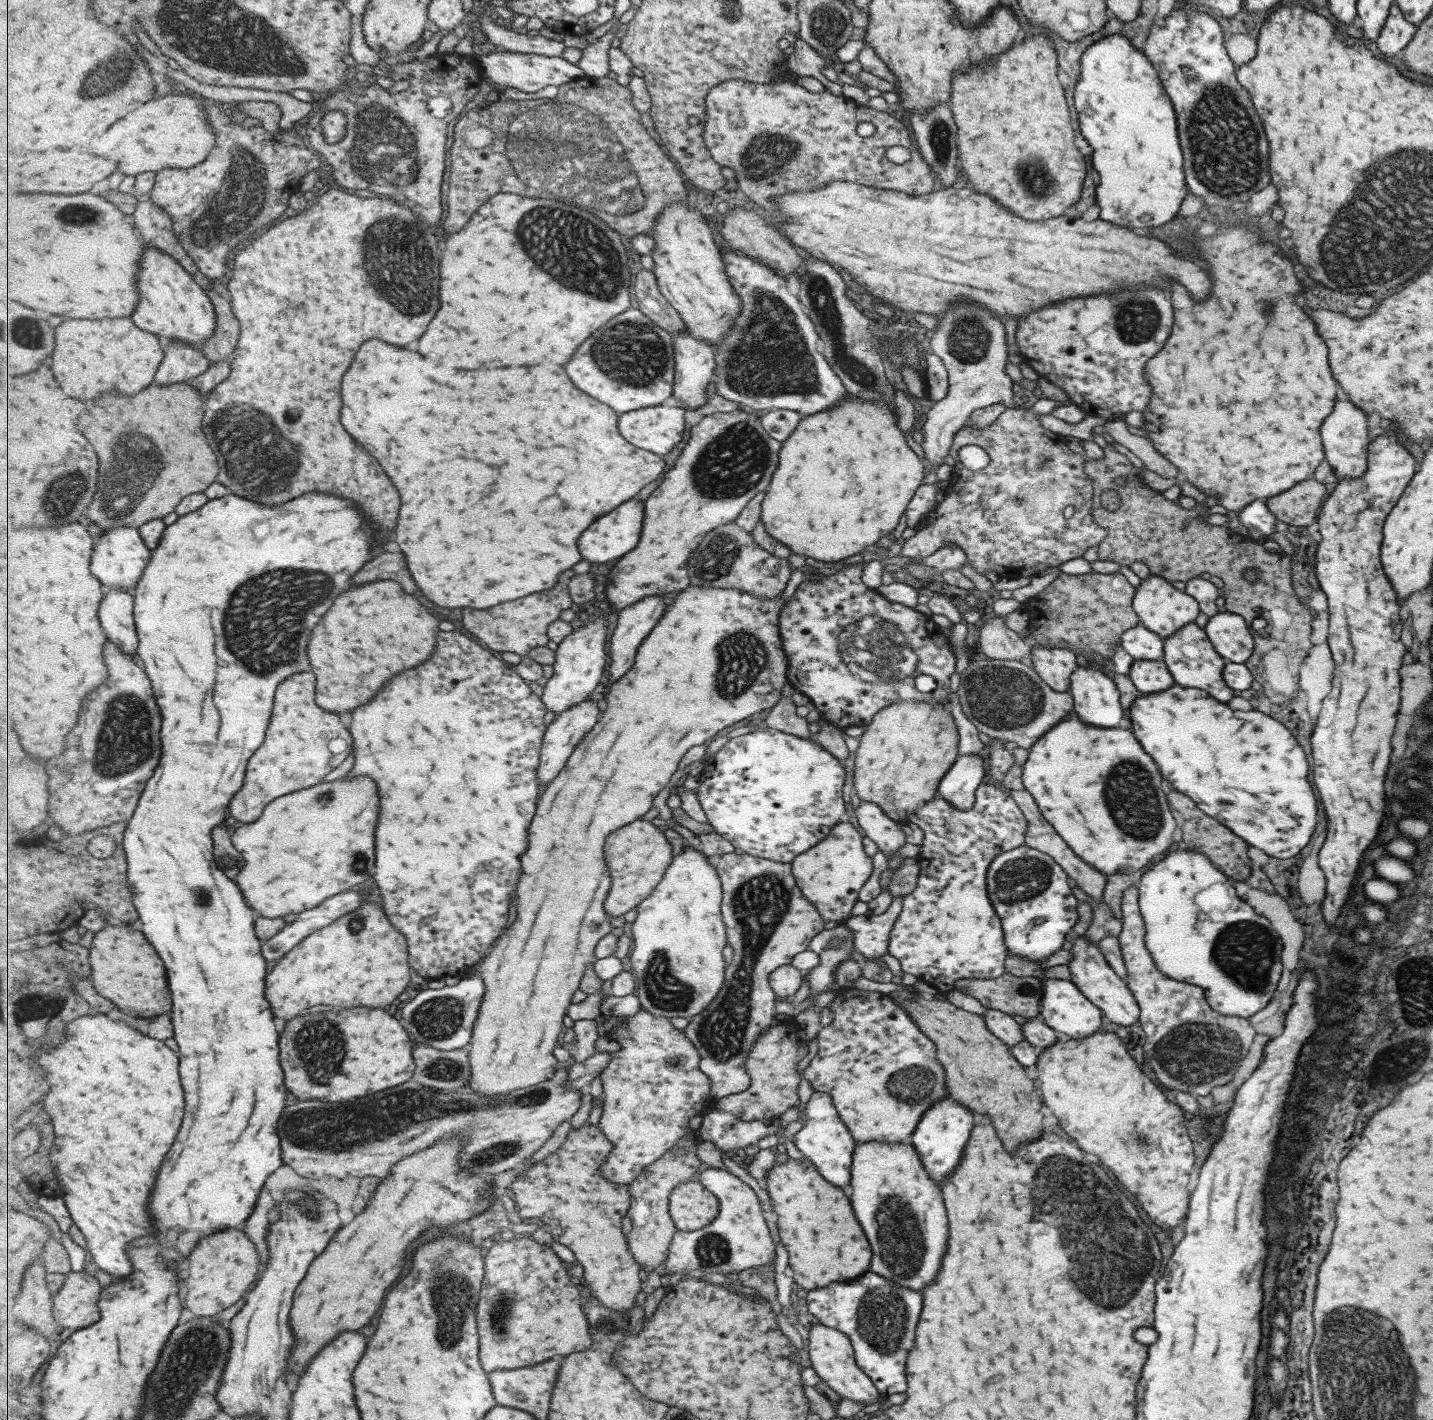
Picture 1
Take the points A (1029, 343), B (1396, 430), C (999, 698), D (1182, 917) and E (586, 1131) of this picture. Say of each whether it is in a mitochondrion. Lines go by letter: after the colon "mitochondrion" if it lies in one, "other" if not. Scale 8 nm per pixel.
A: other
B: other
C: mitochondrion
D: other
E: other

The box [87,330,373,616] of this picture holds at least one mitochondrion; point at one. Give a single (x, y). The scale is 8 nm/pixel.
(263, 467)

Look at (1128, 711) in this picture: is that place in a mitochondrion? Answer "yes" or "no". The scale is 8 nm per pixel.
no

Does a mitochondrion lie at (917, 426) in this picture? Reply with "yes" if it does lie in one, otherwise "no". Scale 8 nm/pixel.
no

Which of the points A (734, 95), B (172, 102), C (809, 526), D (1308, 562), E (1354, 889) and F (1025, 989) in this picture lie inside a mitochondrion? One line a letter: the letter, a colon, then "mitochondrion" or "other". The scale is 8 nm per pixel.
A: other
B: other
C: other
D: other
E: other
F: mitochondrion

